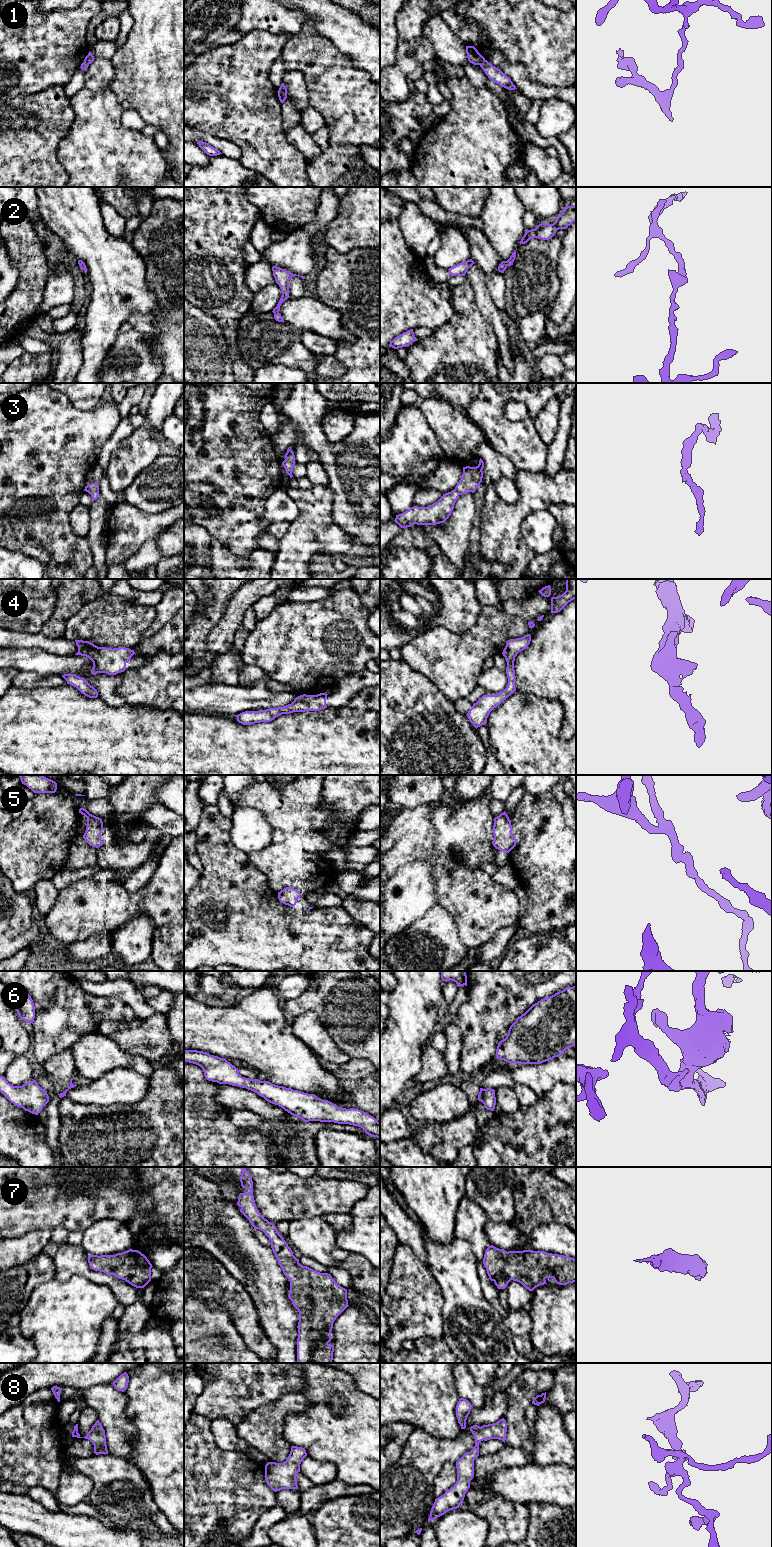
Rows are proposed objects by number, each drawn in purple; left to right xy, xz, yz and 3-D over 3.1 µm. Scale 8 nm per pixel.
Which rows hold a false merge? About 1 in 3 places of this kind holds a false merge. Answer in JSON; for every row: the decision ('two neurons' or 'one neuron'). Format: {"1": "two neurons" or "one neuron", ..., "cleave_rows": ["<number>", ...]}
{"1": "one neuron", "2": "one neuron", "3": "one neuron", "4": "one neuron", "5": "one neuron", "6": "one neuron", "7": "one neuron", "8": "one neuron", "cleave_rows": []}

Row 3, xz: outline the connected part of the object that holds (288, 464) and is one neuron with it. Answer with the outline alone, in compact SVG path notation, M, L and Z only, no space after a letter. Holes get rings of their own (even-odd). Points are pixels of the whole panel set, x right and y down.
M288 448L285 454L285 458L286 459L282 462L282 465L284 466L286 473L290 476L290 478L292 478L292 471L296 463L294 452Z

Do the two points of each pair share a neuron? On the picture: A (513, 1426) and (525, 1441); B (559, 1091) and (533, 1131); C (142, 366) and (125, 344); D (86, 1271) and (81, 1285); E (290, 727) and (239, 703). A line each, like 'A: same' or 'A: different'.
A: same
B: same
C: same
D: different
E: different

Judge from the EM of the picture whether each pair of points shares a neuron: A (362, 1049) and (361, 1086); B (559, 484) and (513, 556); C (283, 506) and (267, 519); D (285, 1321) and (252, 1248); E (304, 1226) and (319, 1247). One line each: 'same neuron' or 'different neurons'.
A: different neurons
B: same neuron
C: same neuron
D: same neuron
E: same neuron

